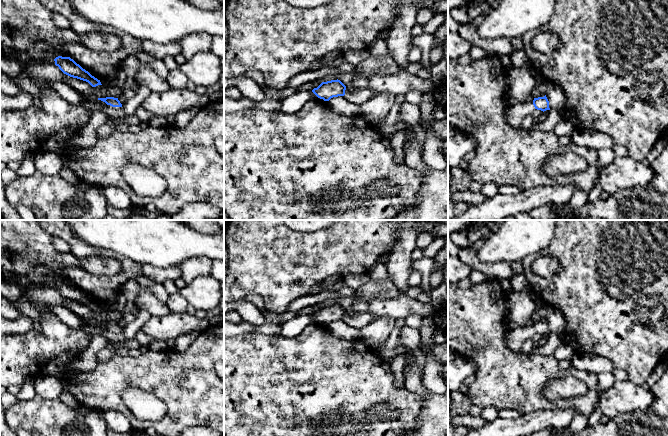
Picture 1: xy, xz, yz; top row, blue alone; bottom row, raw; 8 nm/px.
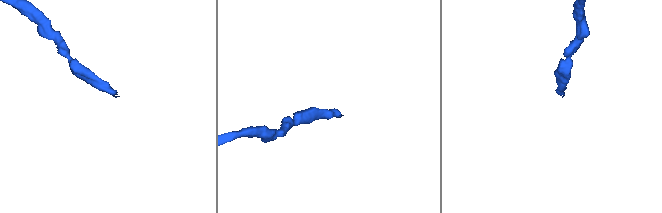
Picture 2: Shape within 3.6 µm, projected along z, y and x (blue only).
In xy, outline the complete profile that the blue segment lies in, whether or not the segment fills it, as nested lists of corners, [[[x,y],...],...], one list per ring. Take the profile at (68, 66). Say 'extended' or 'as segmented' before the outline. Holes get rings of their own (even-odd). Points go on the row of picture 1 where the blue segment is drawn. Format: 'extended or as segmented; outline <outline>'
as segmented; outline [[[58,56],[54,59],[55,65],[66,75],[88,82],[92,87],[102,85],[100,80],[92,76],[70,57]]]

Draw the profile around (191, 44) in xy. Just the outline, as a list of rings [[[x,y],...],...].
[[[191,33],[179,40],[182,54],[186,60],[191,59],[199,52],[208,52],[211,49],[212,35],[207,33]]]

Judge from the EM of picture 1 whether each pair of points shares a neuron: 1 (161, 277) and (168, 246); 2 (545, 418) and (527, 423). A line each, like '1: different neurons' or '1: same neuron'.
1: different neurons
2: same neuron

